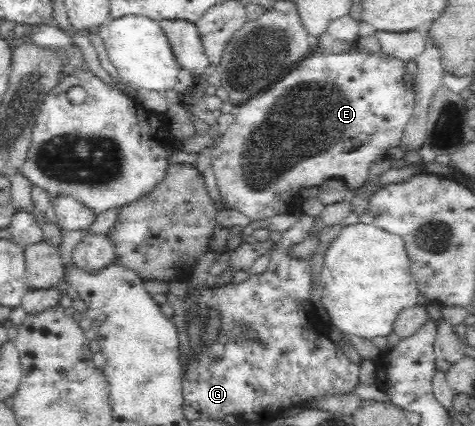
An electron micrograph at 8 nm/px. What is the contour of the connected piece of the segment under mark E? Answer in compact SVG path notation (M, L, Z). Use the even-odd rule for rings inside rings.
M353 50L340 54L334 52L327 54L321 51L301 59L264 91L253 94L249 100L238 104L233 113L235 116L234 123L227 128L223 135L216 139L217 142L211 155L212 170L220 190L220 198L225 202L226 209L239 210L241 214L245 214L251 220L261 220L261 218L271 218L271 216L287 213L287 210L289 210L287 206L291 204L291 201L296 197L301 197L299 192L302 188L318 187L327 178L347 176L344 181L351 191L365 185L371 163L377 159L387 158L387 150L399 146L405 126L412 118L415 93L413 87L403 80L403 76L407 72L406 63L407 61L389 54L385 54L383 58L379 53L369 54L369 52L363 52L363 50Z

